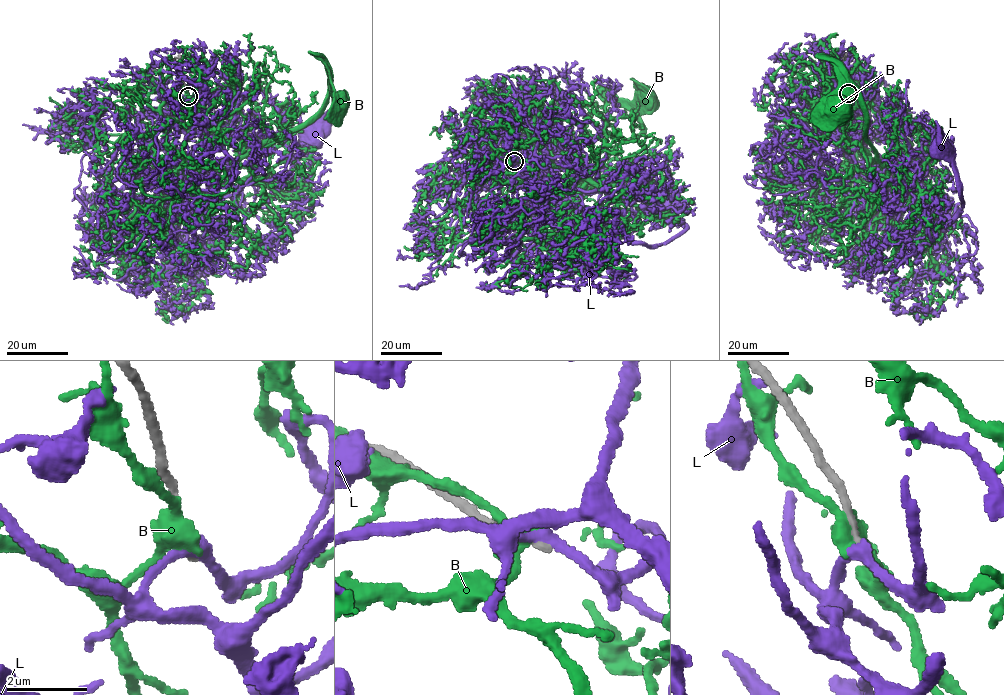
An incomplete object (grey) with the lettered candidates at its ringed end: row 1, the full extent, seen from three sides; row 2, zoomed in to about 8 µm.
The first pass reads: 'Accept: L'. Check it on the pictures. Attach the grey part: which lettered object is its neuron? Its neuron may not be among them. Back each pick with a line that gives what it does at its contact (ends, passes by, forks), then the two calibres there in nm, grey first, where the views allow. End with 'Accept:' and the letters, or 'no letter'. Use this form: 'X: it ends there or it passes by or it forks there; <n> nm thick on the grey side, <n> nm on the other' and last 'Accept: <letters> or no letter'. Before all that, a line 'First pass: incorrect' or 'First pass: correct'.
First pass: incorrect
Accept: no letter

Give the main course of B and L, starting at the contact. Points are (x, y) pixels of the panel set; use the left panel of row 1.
B: (187, 94), (168, 127), (166, 144), (177, 173), (238, 159), (302, 126), (322, 107), (331, 85), (343, 104)
L: (187, 96), (178, 172), (192, 185), (179, 207), (191, 226), (218, 195), (252, 212), (294, 190), (312, 136)

